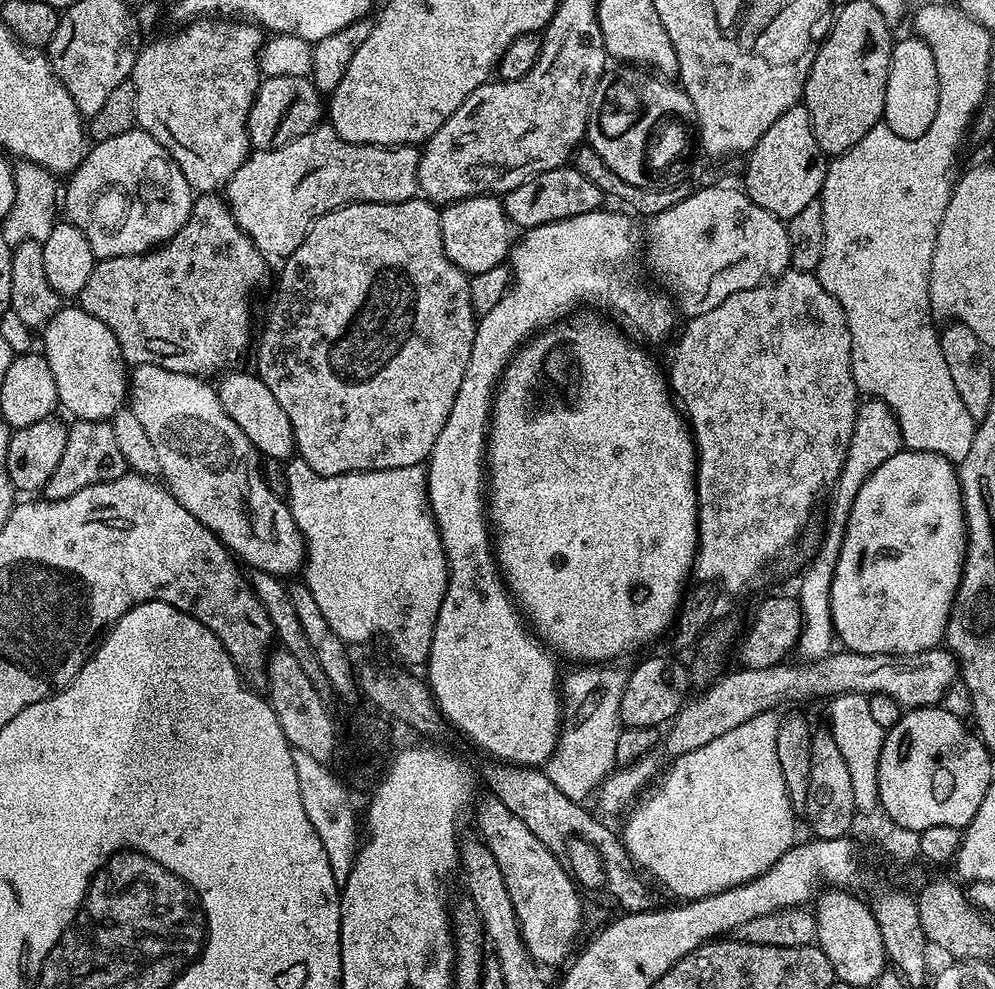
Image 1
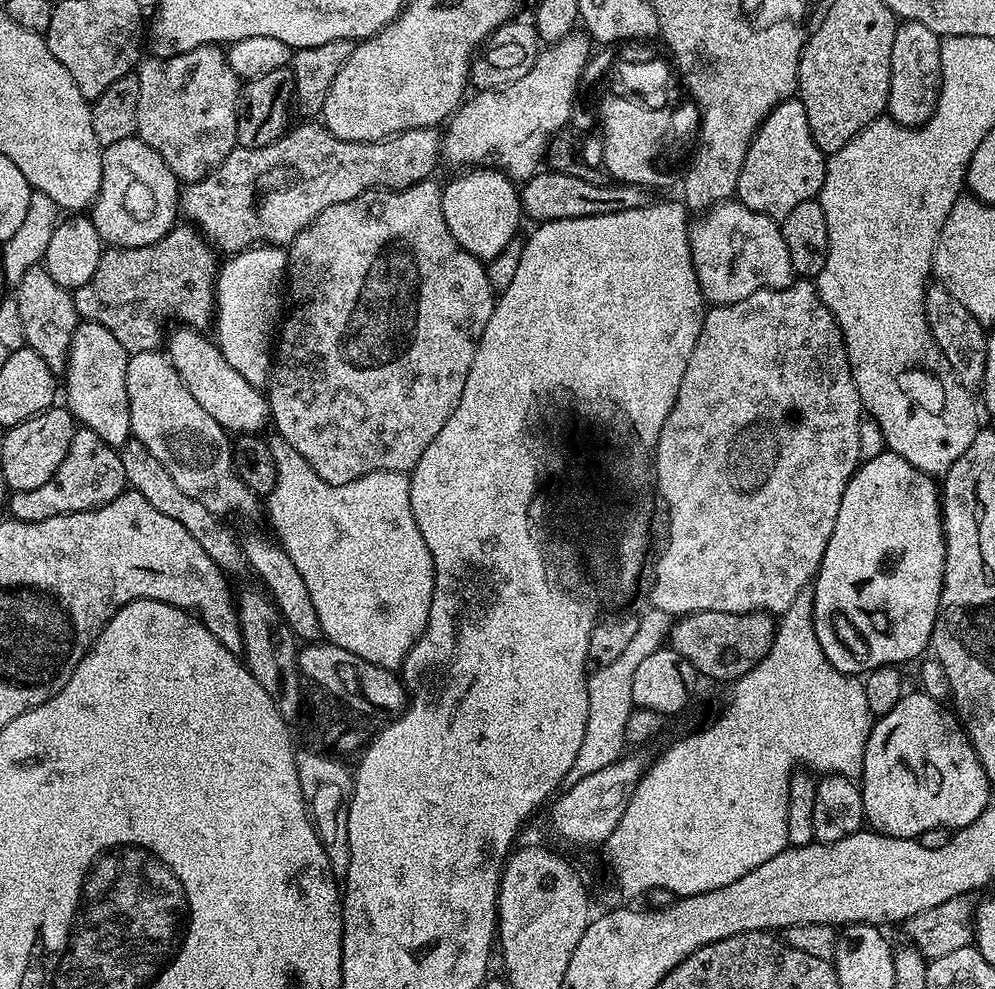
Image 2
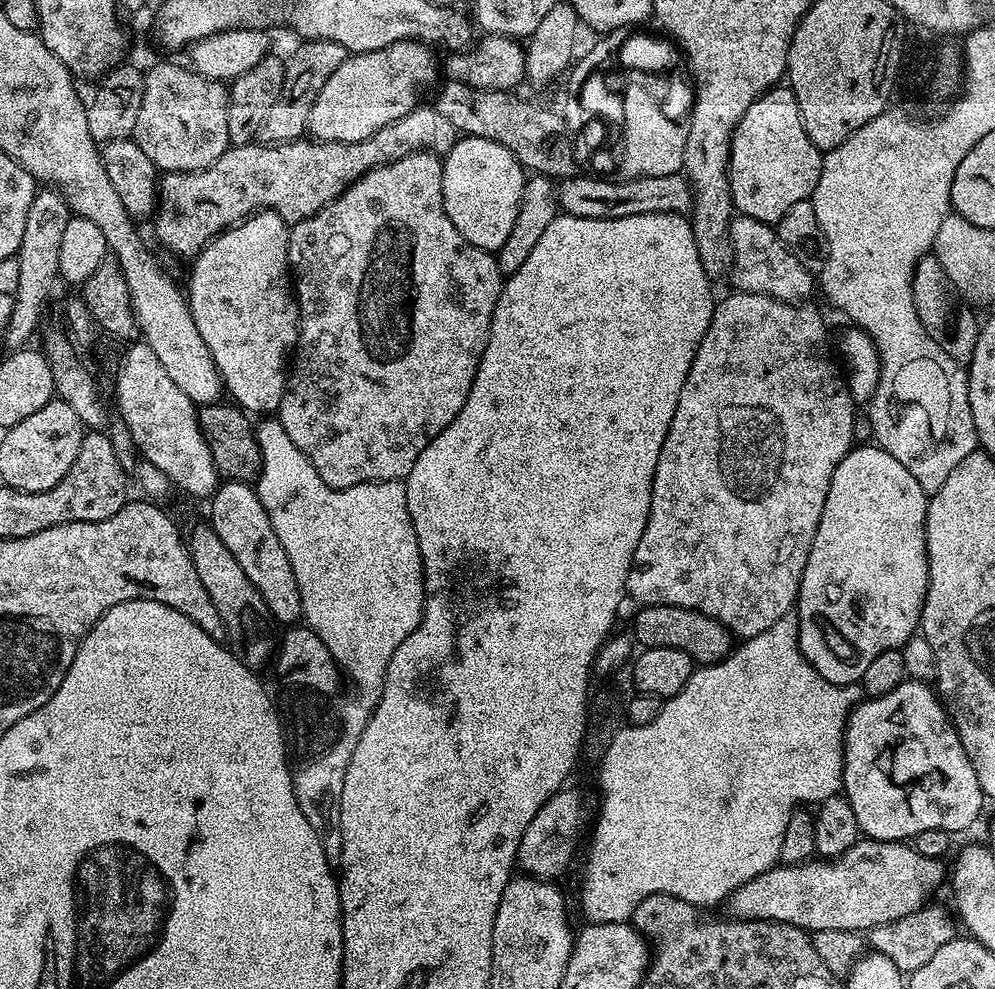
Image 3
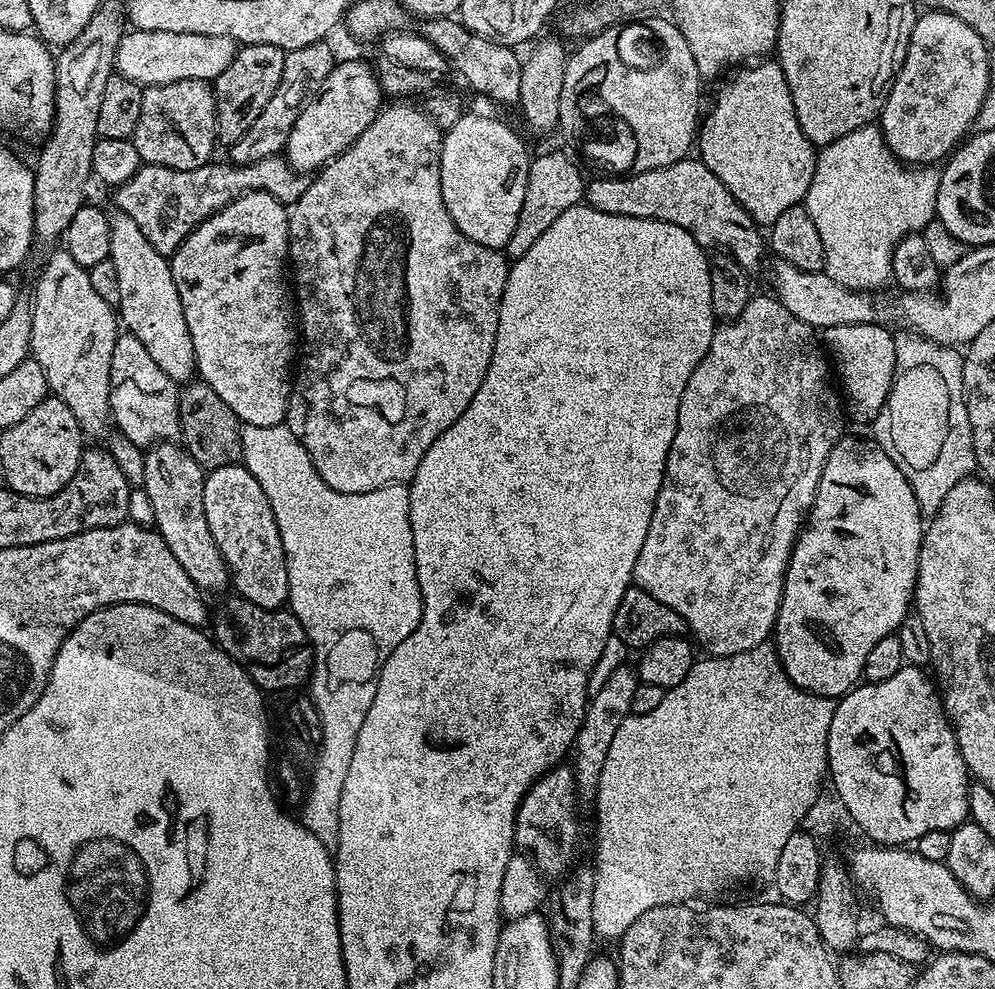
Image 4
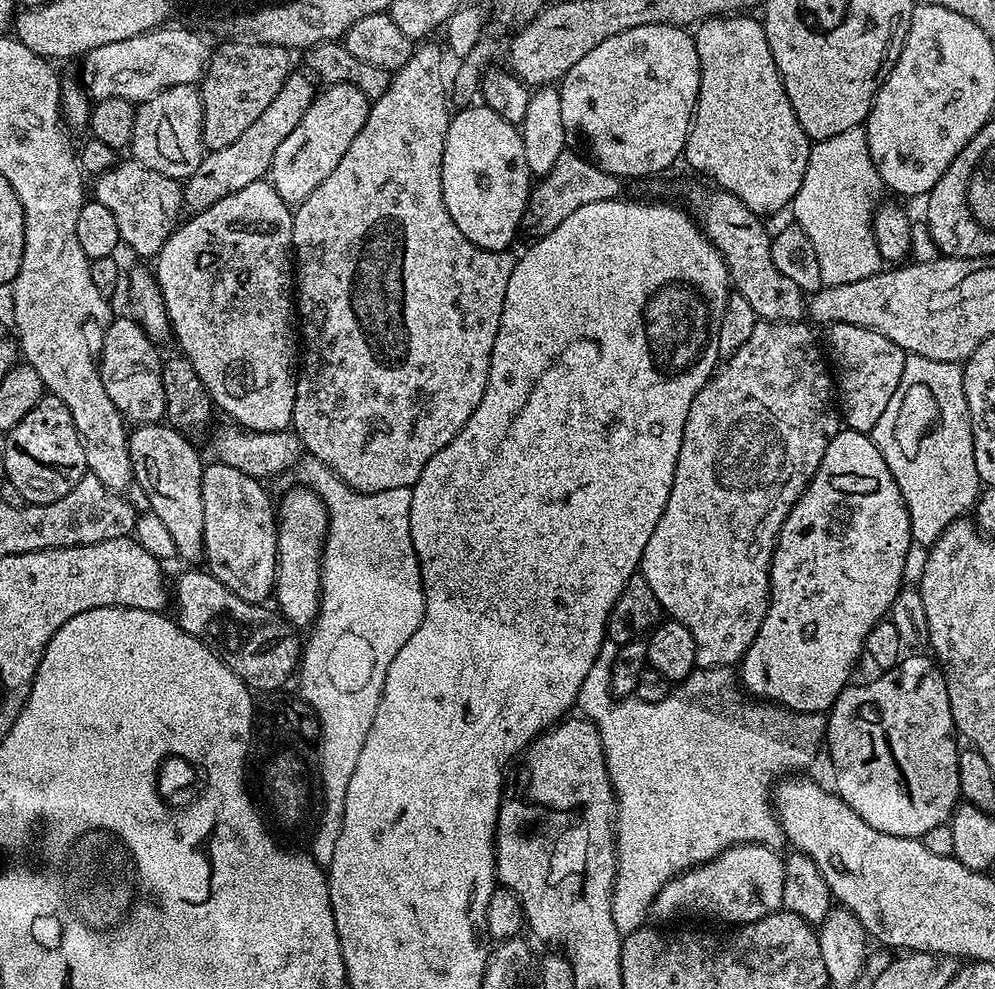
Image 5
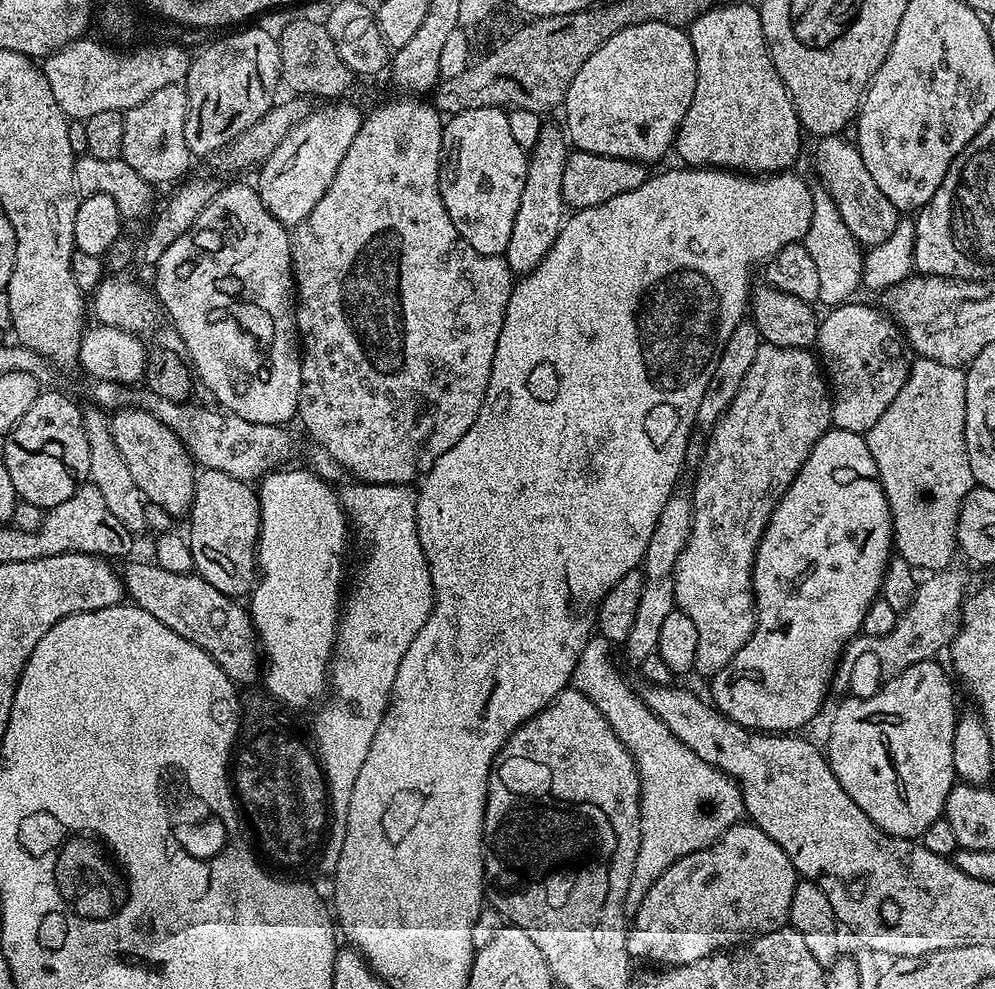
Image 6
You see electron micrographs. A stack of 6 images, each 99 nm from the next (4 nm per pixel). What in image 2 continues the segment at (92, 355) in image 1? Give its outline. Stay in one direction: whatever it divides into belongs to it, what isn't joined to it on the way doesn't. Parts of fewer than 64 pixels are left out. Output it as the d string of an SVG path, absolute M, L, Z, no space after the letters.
M81 321L71 339L68 367L65 369L66 401L77 423L92 429L107 445L121 449L131 439L129 394L126 390L126 366L129 353L118 338L98 323Z

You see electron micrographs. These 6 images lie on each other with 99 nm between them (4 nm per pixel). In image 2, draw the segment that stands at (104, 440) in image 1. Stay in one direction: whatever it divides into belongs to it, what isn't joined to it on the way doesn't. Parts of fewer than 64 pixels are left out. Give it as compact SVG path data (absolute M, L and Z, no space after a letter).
M80 426L77 427L74 438L70 438L70 450L66 450L66 458L62 458L62 466L58 466L54 478L50 478L50 482L45 482L43 486L38 486L38 490L12 492L8 497L6 511L13 520L42 522L46 518L58 518L62 514L74 514L75 512L101 508L106 502L121 496L128 487L119 451L107 445L94 430Z

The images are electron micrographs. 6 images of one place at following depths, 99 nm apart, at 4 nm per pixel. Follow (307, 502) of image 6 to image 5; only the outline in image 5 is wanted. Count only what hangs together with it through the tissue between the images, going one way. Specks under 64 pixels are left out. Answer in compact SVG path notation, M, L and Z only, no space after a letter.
M297 487L297 492L288 492L281 500L278 500L278 519L276 522L276 533L278 534L278 558L276 559L276 591L274 593L275 607L281 616L297 630L304 630L316 619L316 612L320 609L320 555L324 553L324 535L328 532L328 511L318 494L308 491L307 488Z

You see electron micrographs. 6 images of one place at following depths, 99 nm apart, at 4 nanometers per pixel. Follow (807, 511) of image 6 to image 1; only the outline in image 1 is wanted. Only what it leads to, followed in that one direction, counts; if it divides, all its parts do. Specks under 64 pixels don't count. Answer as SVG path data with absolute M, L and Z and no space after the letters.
M901 450L894 458L886 458L866 482L862 482L862 490L854 498L850 516L846 522L846 532L842 538L842 548L838 554L838 562L834 566L834 576L830 586L830 614L832 630L837 641L840 640L845 649L864 655L918 655L930 651L944 640L944 631L948 625L948 615L956 597L956 591L964 569L964 551L968 545L968 530L964 527L964 503L960 493L960 477L953 461L933 452L913 452Z

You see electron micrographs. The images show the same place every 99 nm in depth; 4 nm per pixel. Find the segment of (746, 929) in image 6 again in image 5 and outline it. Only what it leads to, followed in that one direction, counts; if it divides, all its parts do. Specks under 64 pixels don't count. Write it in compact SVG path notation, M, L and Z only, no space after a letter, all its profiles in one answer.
M735 844L713 860L689 868L666 882L652 903L651 915L660 920L672 920L675 916L709 916L712 920L725 920L725 925L739 926L781 911L784 860L780 854L765 844Z

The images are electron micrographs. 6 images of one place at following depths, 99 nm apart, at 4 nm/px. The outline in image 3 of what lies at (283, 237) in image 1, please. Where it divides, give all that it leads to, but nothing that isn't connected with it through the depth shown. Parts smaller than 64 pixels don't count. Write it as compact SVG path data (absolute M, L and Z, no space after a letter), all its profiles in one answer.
M418 106L410 114L398 118L398 122L382 126L378 134L362 142L326 144L312 138L301 138L285 144L263 142L238 144L229 146L213 164L197 172L164 172L158 180L158 199L154 213L156 236L170 251L192 258L209 240L245 220L253 212L261 210L277 212L285 222L294 225L325 208L330 201L337 200L353 180L364 176L372 168L389 164L398 158L406 158L415 152L435 152L437 156L443 158L456 145L458 139L456 127L454 122L450 122L450 118L446 118L446 114L439 112L435 106L424 107Z

